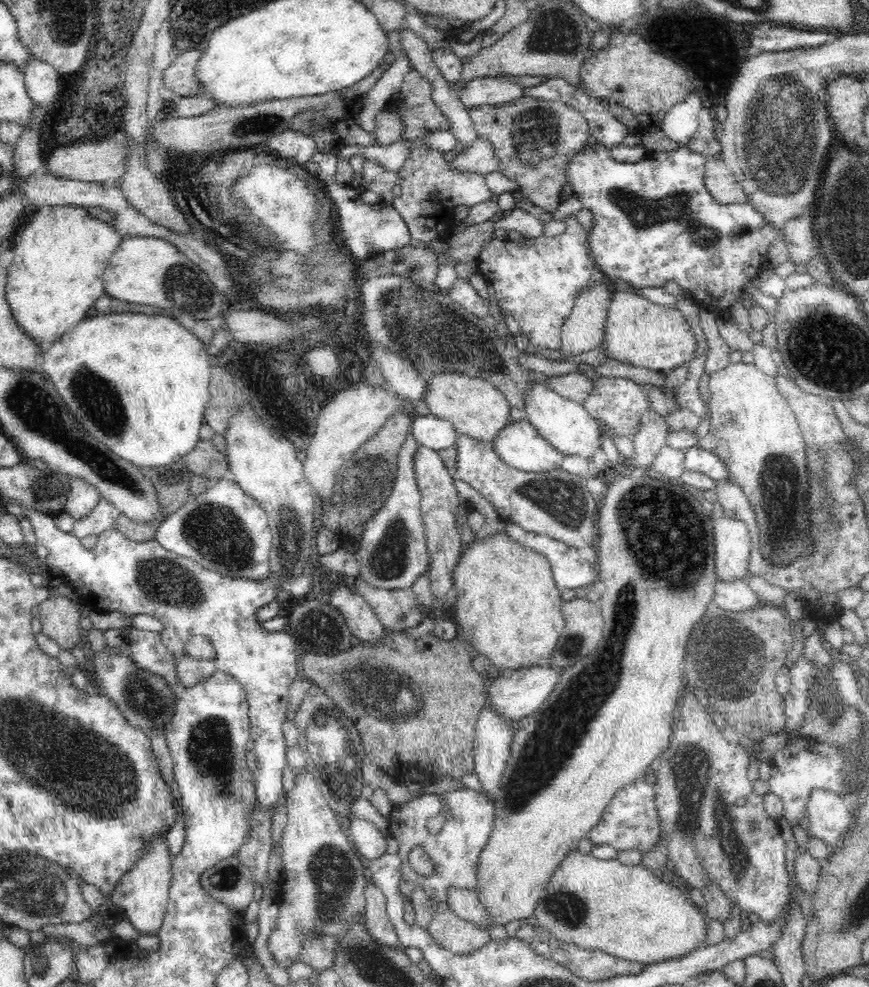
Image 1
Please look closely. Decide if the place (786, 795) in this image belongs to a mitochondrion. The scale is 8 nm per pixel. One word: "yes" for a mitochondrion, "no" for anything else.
no

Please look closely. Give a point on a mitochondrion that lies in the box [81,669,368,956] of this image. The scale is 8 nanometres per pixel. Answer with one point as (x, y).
(333, 872)

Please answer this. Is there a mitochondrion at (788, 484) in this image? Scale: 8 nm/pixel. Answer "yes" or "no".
yes

